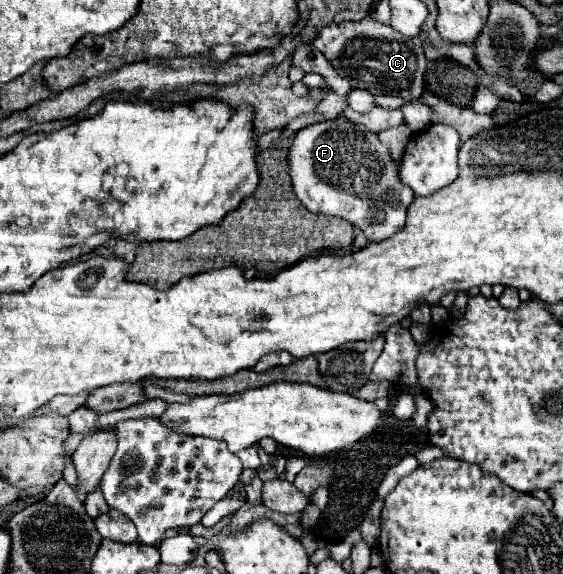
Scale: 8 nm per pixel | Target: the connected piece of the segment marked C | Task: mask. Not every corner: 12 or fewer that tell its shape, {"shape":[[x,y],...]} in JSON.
{"shape":[[371,16],[313,40],[373,94],[423,92],[423,48]]}

